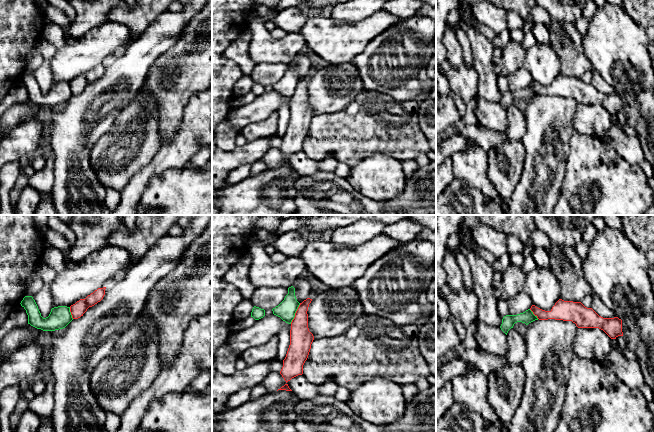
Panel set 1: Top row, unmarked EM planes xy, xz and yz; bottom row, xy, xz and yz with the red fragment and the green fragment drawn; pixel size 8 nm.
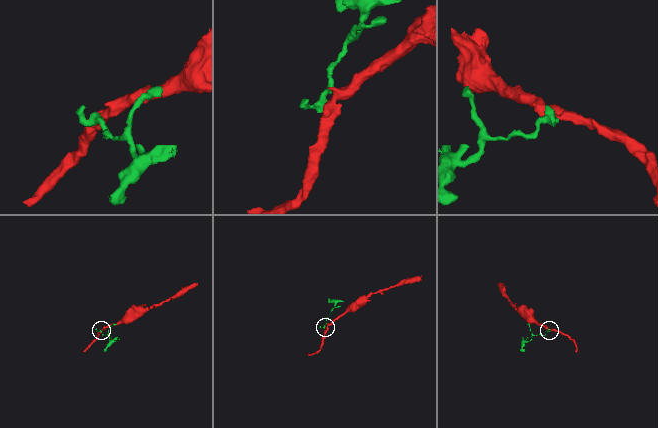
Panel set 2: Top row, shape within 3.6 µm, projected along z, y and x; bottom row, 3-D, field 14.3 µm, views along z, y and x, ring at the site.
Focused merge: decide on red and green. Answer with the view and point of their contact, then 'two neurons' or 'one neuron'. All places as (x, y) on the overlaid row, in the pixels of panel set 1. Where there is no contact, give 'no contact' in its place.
contact xz (295, 313); two neurons

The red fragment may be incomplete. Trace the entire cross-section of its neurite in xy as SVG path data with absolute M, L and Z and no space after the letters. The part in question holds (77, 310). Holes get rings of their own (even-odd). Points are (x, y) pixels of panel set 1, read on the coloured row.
M106 287L98 288L93 293L88 295L85 299L80 299L75 304L71 305L70 312L72 318L73 319L80 318L81 316L83 316L83 314L87 311L89 307L92 307L98 302L100 302L105 295L105 289Z

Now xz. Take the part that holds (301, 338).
M307 298L300 303L291 322L290 345L280 371L286 383L303 374L303 365L308 358L314 340L314 336L308 328L307 311L311 301L312 299Z

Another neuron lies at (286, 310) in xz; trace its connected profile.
M291 286L288 288L288 294L284 300L273 308L272 311L274 315L280 317L286 323L291 324L299 305L300 303L295 296L295 288Z

